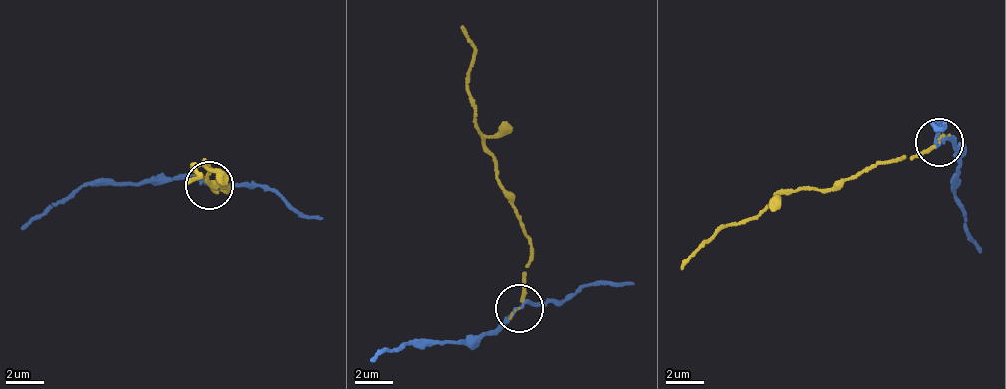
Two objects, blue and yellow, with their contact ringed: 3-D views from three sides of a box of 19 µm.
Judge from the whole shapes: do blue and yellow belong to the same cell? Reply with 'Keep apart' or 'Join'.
Keep apart

